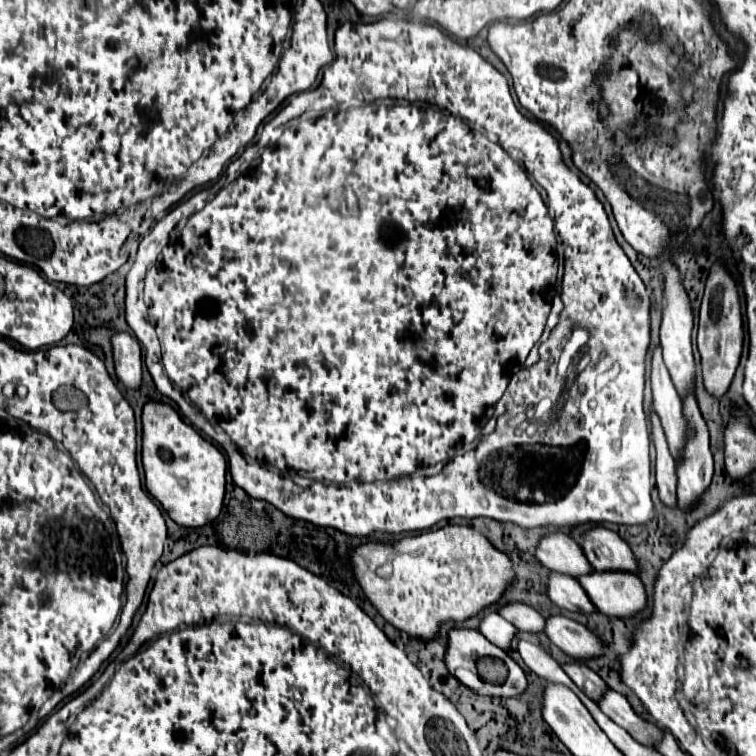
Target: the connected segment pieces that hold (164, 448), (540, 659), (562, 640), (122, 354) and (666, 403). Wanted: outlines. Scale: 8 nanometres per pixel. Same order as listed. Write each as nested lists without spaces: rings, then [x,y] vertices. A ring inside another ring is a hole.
[[[149,401],[143,407],[141,415],[141,425],[143,425],[143,469],[145,469],[145,487],[147,491],[163,505],[163,509],[169,513],[169,517],[183,525],[183,527],[203,527],[205,523],[213,521],[223,505],[223,495],[225,495],[225,471],[227,471],[227,461],[221,455],[213,443],[205,441],[191,425],[185,425],[181,415],[169,405],[161,401]]]
[[[521,639],[517,651],[521,653],[521,659],[525,661],[525,665],[533,673],[537,673],[541,679],[563,683],[569,689],[573,689],[573,681],[567,677],[567,673],[561,669],[561,665],[541,645],[535,645],[535,643],[529,643],[529,641]]]
[[[551,615],[545,619],[543,633],[567,655],[577,661],[597,657],[603,649],[603,643],[581,623],[567,619],[563,615]]]
[[[119,331],[111,337],[115,371],[125,387],[137,389],[141,385],[141,345],[137,337],[127,331]]]
[[[661,345],[655,347],[651,357],[651,389],[653,389],[653,407],[655,411],[659,411],[667,443],[671,447],[671,453],[675,453],[679,451],[679,443],[683,443],[683,415],[679,393],[675,391],[675,385],[661,355]]]

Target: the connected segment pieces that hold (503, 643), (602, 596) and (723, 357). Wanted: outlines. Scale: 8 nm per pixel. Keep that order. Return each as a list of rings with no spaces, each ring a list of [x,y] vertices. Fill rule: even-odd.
[[[489,611],[483,615],[481,623],[479,623],[479,631],[497,647],[501,649],[509,649],[509,643],[517,631],[517,627],[513,627],[509,621],[505,621],[499,613]]]
[[[591,571],[577,581],[593,605],[613,617],[631,617],[647,603],[641,579],[629,571]]]
[[[713,265],[705,285],[705,295],[703,295],[701,313],[699,313],[697,347],[701,355],[703,387],[711,397],[721,399],[729,391],[735,369],[739,365],[741,347],[743,347],[743,319],[741,319],[737,285],[721,265]]]

